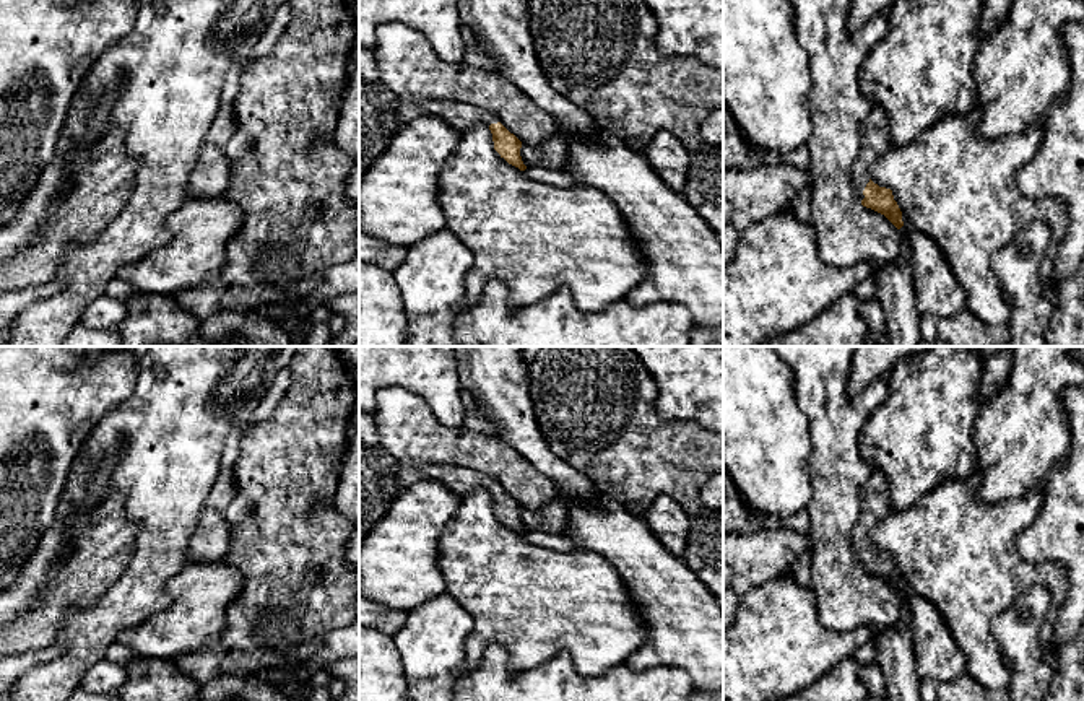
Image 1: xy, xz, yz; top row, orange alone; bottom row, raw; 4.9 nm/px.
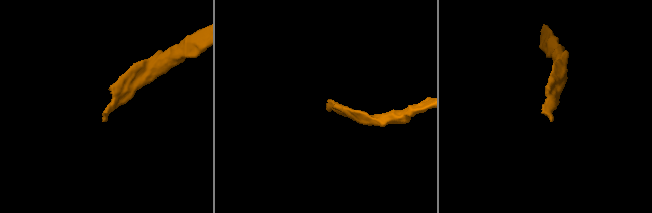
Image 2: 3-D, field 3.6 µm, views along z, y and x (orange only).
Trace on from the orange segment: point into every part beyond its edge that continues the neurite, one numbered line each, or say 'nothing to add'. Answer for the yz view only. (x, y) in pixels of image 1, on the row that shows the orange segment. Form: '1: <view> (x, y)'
1: yz (875, 135)

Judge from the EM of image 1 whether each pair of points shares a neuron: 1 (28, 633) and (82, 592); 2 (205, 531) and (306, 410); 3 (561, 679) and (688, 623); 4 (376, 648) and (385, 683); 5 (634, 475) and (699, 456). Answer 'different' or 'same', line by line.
1: same
2: different
3: different
4: same
5: same

